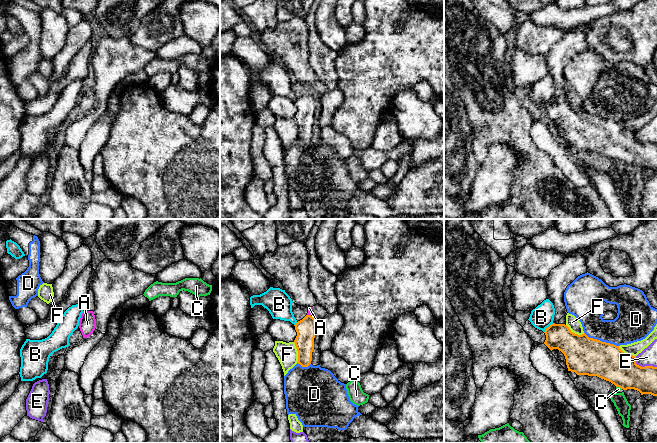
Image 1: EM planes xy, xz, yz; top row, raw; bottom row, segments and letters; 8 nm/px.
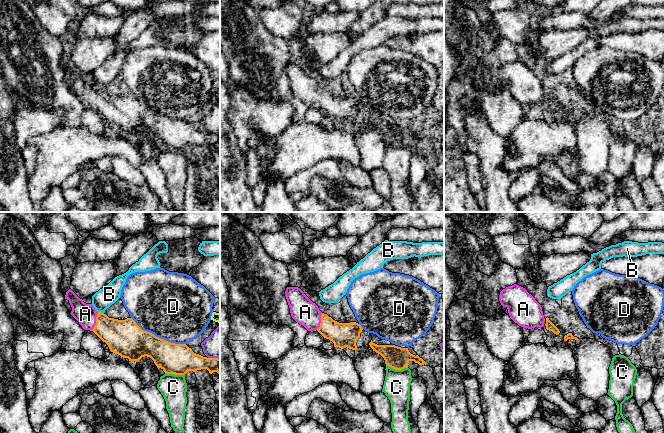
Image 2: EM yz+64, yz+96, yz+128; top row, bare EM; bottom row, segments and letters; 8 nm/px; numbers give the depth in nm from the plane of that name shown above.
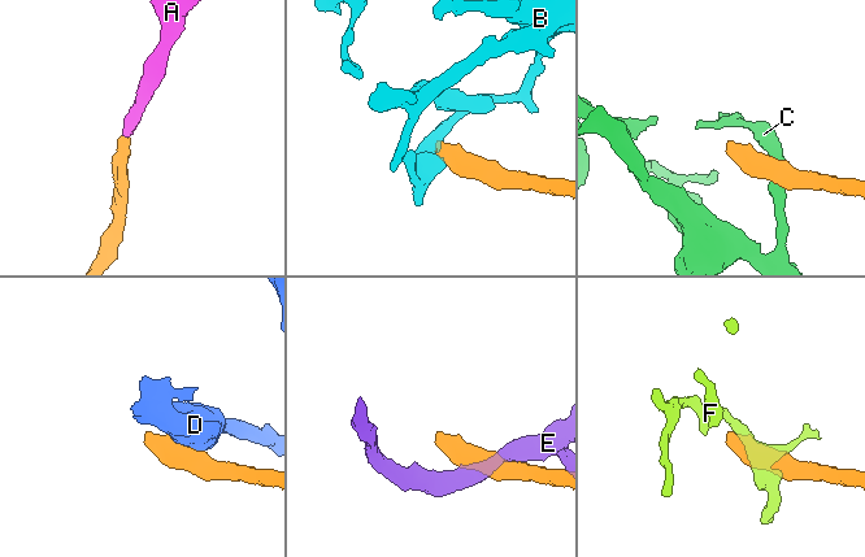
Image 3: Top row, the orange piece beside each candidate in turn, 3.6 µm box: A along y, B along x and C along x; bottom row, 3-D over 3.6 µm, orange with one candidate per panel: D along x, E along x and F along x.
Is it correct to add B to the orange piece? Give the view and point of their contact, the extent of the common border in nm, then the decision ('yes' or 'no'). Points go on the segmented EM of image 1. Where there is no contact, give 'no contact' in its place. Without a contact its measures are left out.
yz (548, 327) | 110 nm | no

